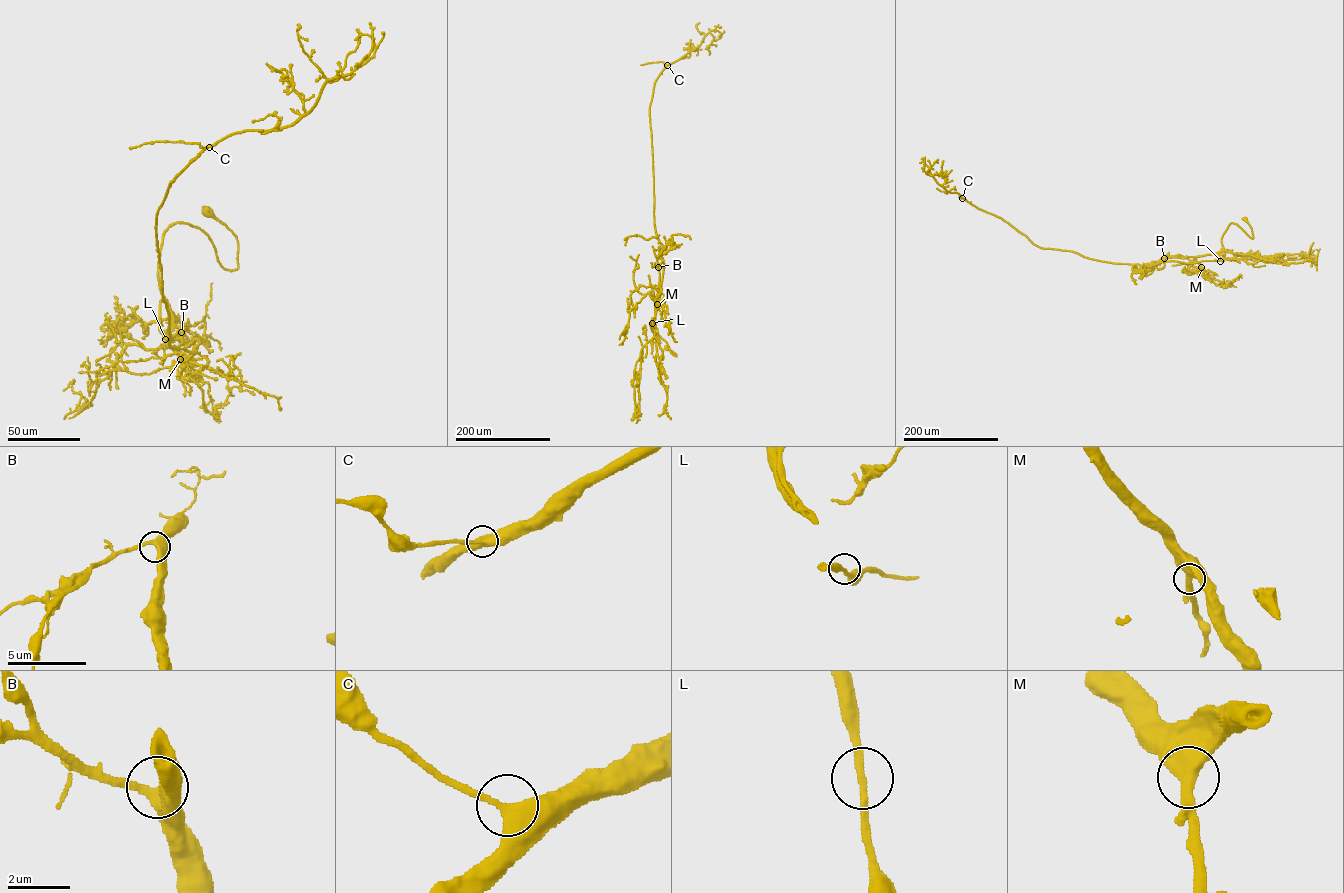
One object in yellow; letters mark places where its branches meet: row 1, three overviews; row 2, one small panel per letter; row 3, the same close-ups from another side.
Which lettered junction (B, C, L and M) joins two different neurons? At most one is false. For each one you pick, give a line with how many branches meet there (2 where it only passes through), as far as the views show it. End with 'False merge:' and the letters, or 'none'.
False merge: none

